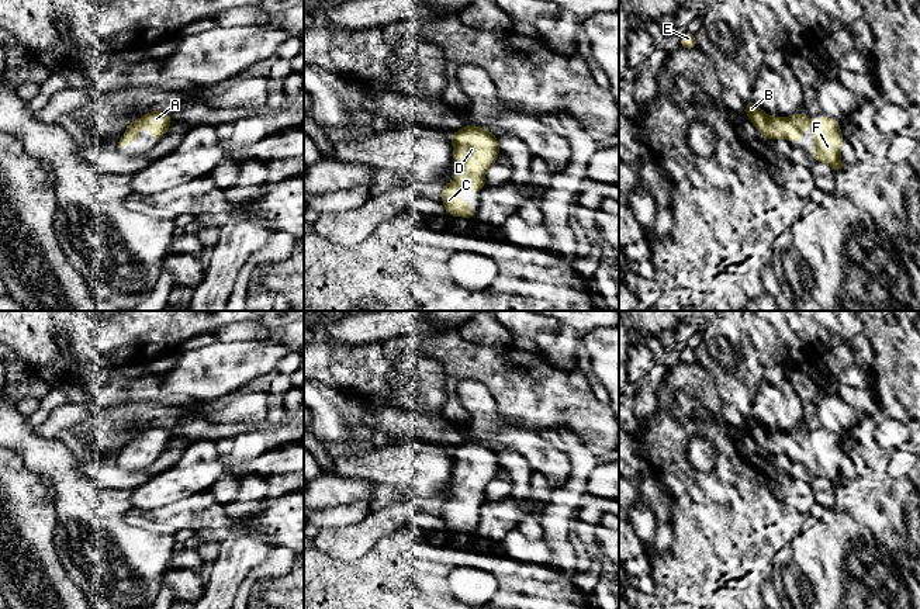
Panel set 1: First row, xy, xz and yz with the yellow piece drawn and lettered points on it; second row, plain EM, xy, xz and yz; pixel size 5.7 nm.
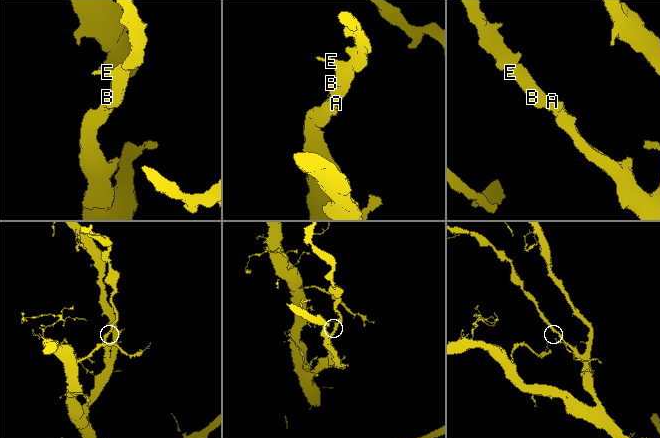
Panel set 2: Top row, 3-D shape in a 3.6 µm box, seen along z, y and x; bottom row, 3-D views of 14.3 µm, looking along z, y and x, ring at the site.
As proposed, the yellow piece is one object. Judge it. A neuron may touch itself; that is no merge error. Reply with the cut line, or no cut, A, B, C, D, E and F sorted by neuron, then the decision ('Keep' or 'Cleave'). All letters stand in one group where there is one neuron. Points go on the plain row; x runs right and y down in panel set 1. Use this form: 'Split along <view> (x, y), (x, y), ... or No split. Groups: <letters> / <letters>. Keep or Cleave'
No split. Groups: A B C D E F. Keep

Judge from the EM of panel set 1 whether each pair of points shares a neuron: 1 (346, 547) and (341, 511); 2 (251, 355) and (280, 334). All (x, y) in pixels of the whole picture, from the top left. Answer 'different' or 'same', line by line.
1: different
2: different

